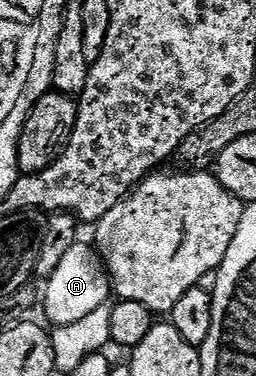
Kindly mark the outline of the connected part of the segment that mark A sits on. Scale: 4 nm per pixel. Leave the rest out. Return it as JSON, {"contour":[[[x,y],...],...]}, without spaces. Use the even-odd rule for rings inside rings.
{"contour":[[[76,241],[69,252],[57,264],[57,272],[46,279],[45,293],[41,298],[41,310],[47,313],[47,318],[55,326],[75,326],[87,321],[90,314],[99,314],[102,311],[103,301],[109,294],[109,275],[99,257],[94,245]]]}

